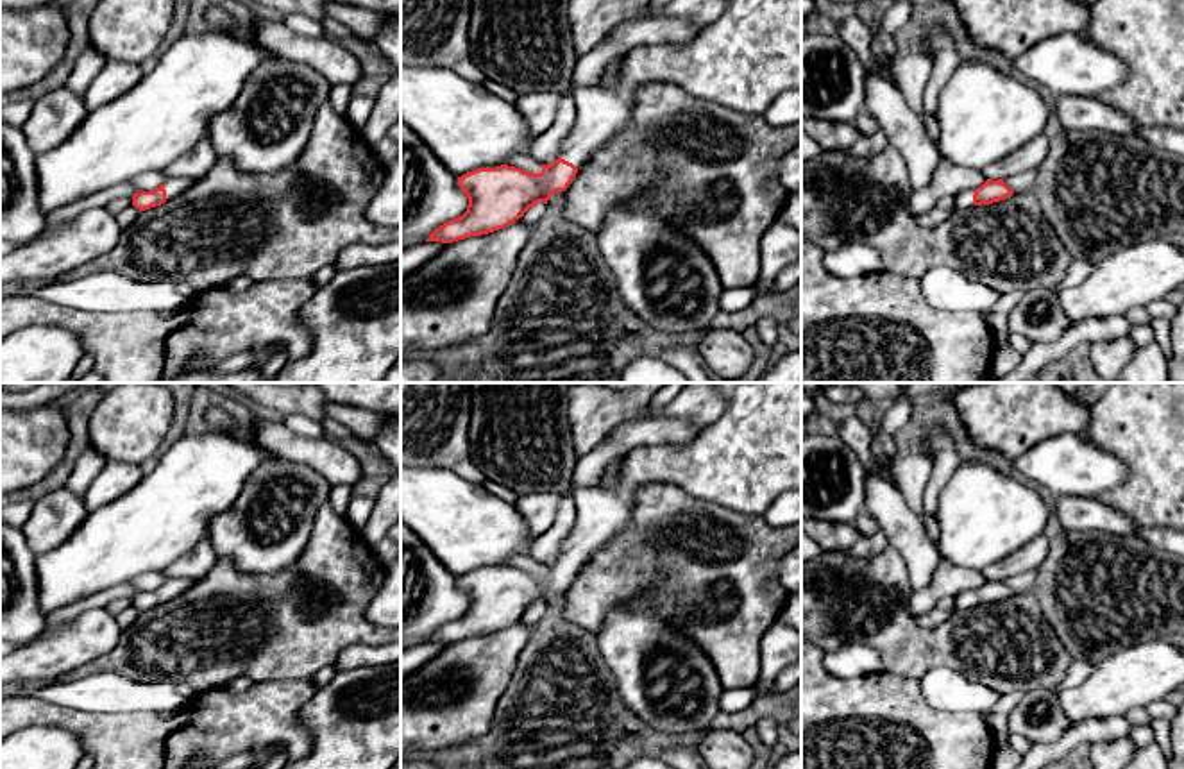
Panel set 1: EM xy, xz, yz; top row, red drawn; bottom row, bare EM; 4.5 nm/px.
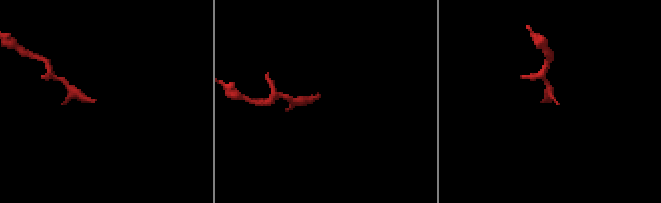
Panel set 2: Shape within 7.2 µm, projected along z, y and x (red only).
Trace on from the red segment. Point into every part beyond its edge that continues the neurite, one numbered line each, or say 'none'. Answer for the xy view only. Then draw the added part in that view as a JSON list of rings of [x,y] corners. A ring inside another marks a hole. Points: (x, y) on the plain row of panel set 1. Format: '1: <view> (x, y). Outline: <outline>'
1: xy (174, 587). Outline: [[[168,578],[168,581],[165,583],[166,601],[175,599],[191,585],[193,585],[193,581],[190,581],[190,579]]]

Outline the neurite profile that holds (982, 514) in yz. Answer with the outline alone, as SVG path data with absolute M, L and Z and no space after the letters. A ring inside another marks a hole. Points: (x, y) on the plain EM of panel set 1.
M980 461L955 469L934 515L939 556L980 572L1044 535L1050 520L1034 488Z

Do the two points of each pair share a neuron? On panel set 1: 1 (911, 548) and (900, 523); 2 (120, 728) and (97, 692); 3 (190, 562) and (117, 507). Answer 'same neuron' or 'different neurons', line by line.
1: same neuron
2: different neurons
3: different neurons

